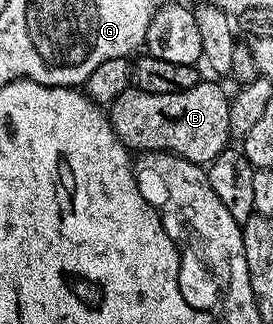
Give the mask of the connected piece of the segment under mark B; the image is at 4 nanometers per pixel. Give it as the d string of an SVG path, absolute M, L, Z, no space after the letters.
M200 80L193 88L185 92L145 92L128 88L117 96L109 107L111 127L123 145L135 152L148 150L166 150L168 154L176 154L190 162L209 164L221 151L228 149L233 135L229 128L229 108L231 98L215 82Z

